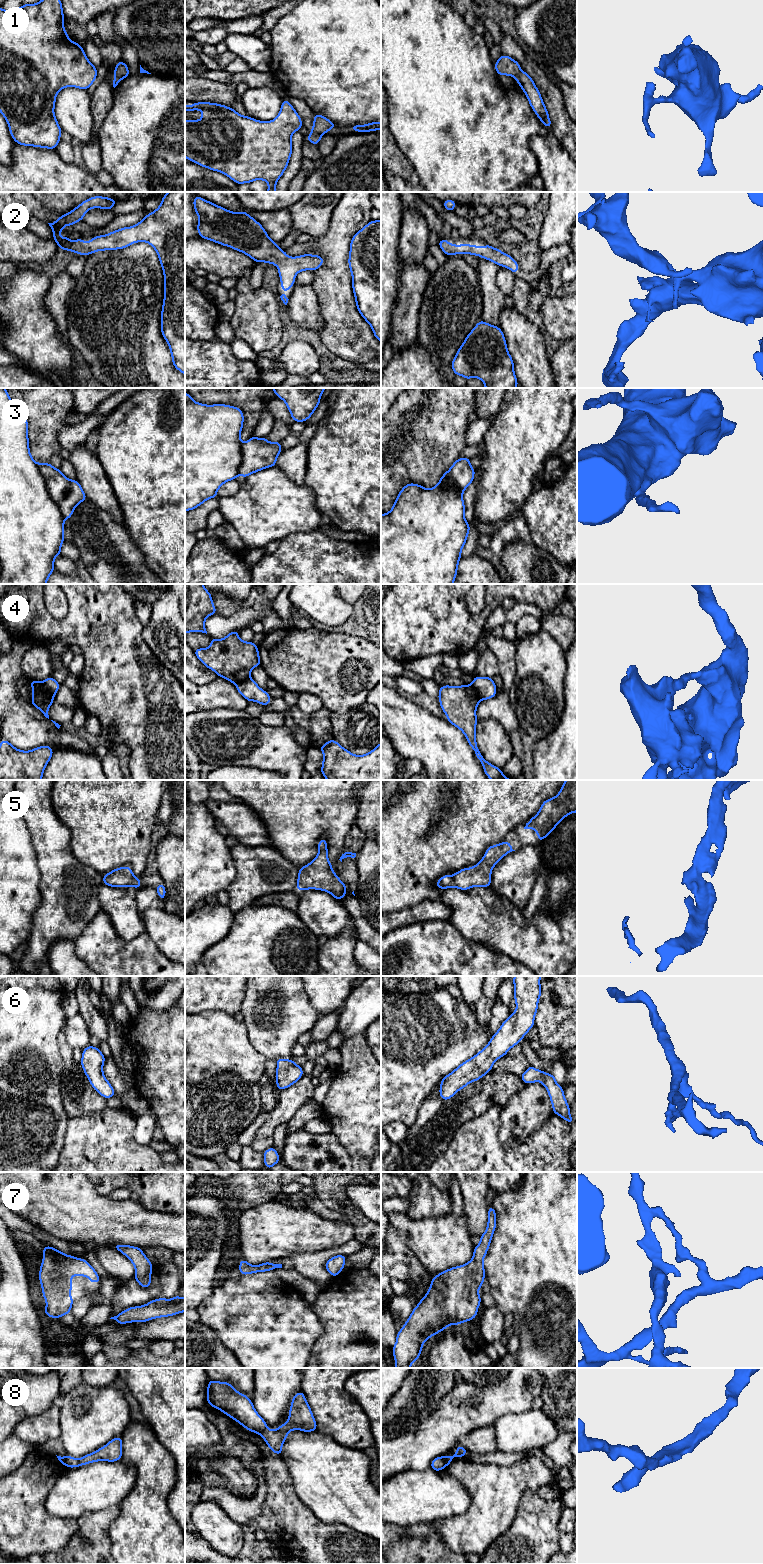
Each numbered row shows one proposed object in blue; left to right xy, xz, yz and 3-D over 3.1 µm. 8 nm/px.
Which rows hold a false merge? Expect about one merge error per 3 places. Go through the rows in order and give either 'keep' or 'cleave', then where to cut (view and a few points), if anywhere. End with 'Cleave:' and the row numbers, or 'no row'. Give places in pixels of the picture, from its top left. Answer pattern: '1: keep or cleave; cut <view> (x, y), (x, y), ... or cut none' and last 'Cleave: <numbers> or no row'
1: keep; cut none
2: keep; cut none
3: cleave; cut xy (36, 463), (49, 497), (57, 506), (63, 518)
4: cleave; cut xy (41, 682), (53, 695)
5: keep; cut none
6: keep; cut none
7: keep; cut none
8: cleave; cut yz (444, 1456), (446, 1465)
Cleave: 3, 4, 8

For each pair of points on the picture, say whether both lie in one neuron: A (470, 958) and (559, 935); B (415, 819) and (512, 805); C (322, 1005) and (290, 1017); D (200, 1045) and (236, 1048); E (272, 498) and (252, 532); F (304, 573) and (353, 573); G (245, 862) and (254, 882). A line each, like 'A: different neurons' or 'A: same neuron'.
A: different neurons
B: same neuron
C: different neurons
D: same neuron
E: same neuron
F: same neuron
G: same neuron

